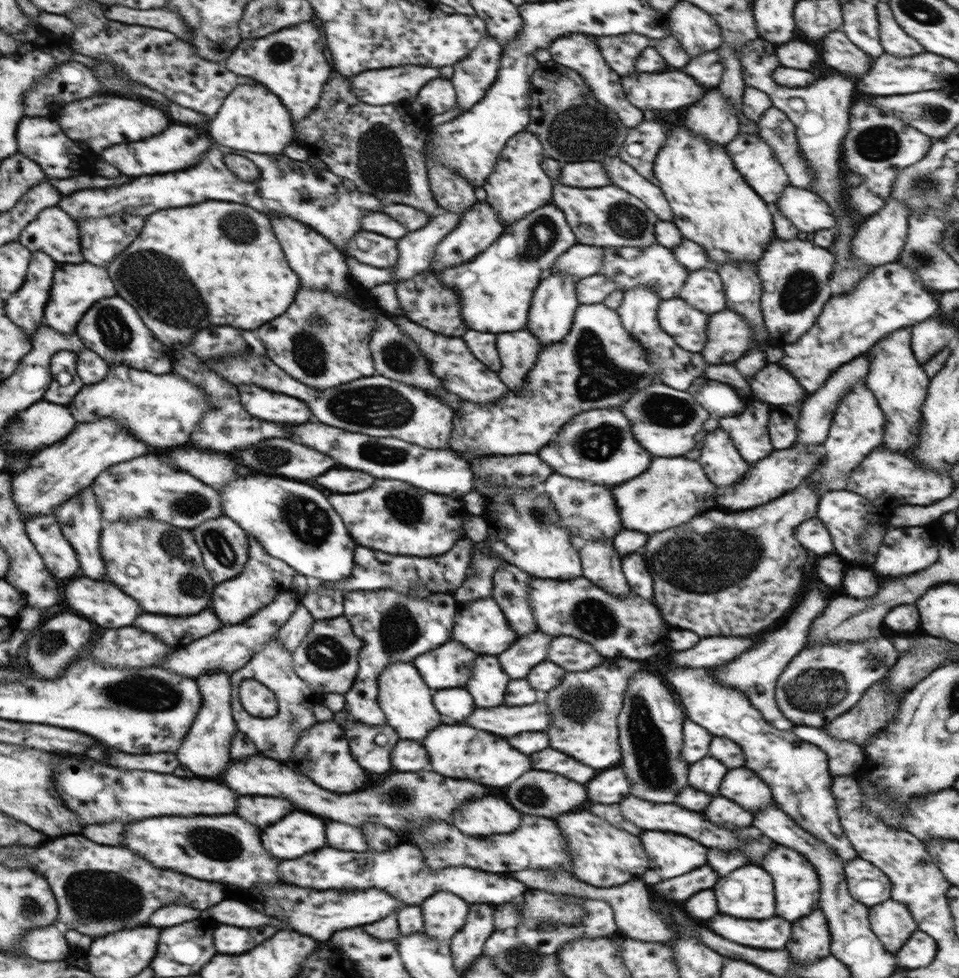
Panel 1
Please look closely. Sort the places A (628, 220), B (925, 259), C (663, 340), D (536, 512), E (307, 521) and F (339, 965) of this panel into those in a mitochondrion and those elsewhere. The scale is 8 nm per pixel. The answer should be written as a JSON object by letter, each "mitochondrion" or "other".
{"A":"mitochondrion","B":"mitochondrion","C":"other","D":"mitochondrion","E":"mitochondrion","F":"other"}

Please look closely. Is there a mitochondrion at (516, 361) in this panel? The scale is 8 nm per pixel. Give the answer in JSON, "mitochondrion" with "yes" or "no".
{"mitochondrion":"no"}

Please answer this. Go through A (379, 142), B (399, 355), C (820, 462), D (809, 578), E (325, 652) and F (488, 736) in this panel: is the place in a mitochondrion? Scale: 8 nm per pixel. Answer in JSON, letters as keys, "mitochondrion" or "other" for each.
{"A":"mitochondrion","B":"mitochondrion","C":"other","D":"other","E":"mitochondrion","F":"other"}

